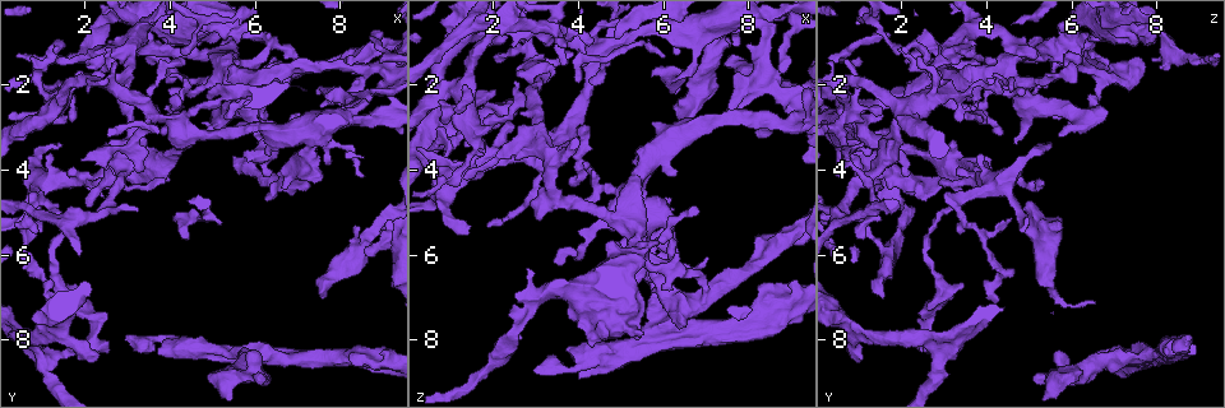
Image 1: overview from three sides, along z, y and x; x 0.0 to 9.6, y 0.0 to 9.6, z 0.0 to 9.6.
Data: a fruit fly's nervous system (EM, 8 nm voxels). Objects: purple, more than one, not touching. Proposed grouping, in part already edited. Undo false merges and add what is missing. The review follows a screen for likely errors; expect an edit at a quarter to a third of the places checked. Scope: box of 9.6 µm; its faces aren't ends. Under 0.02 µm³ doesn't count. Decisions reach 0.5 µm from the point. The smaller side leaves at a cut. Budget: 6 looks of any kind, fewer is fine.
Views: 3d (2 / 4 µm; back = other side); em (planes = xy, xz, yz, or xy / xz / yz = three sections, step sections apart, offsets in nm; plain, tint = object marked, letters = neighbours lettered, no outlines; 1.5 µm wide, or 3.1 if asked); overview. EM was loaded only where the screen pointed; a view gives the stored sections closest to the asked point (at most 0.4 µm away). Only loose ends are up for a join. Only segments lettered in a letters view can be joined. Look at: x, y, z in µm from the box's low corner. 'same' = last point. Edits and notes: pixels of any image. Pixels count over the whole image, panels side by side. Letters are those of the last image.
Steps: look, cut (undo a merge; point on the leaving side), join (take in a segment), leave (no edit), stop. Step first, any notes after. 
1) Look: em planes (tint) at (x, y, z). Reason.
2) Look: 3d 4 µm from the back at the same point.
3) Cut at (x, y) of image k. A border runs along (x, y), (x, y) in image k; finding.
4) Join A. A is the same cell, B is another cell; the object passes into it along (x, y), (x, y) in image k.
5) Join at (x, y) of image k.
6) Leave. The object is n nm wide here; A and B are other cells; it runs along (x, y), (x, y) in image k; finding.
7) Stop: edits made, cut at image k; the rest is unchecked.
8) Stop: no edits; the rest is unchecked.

Look: 3d 2 µm at (0.95, 4.70, 3.40). Sharp bend.

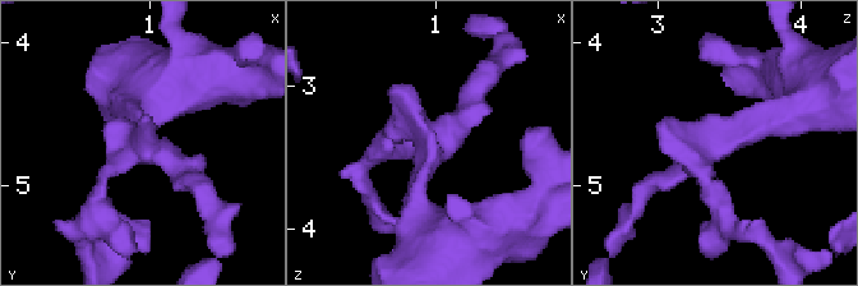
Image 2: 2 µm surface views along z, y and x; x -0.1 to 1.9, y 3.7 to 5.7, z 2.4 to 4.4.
Look: em planes (tint) at (0.98, 4.74, 3.36).

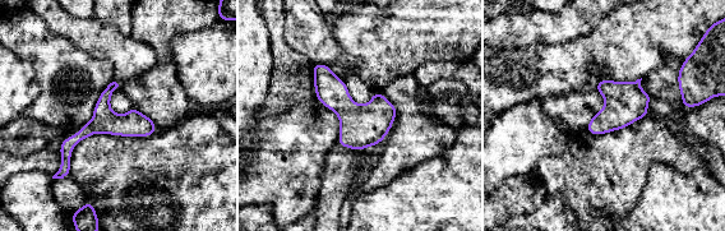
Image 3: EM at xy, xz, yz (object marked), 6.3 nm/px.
Look: em planes (letters) at the same point. What lies round it.

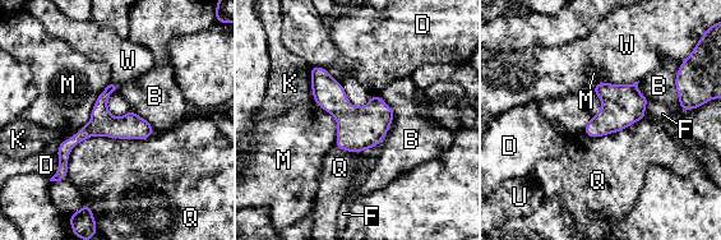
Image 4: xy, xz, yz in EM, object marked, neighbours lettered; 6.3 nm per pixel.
Leave. B, D, F, K, M, Q, U and W are other cells; it runs along (110, 88), (100, 118), (63, 151), (60, 176) in image 4; continuous, no second neuron.

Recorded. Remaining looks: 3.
Look: 3d 2 µm at (4.55, 2.15, 4.40). Thick turns thin.

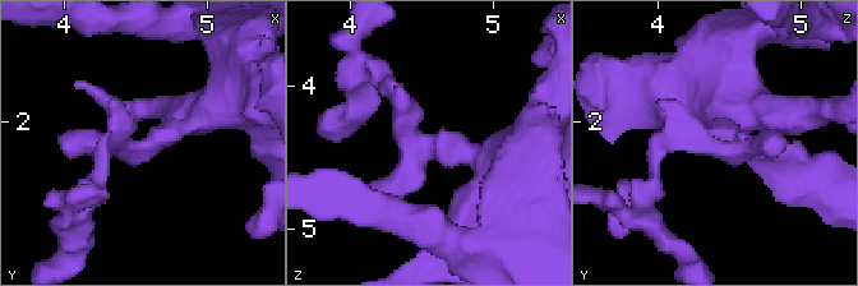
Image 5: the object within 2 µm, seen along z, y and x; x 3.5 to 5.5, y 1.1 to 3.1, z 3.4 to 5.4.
Look: em xz step 8 (plain) at (4.60, 2.12, 4.44).

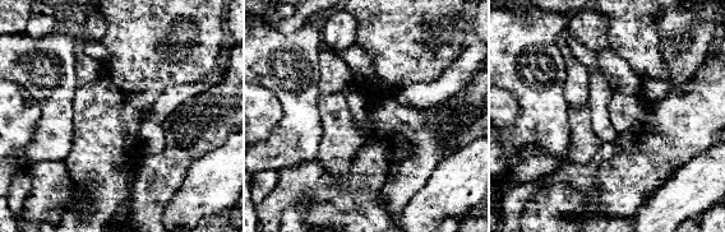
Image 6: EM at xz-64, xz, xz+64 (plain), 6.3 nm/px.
Look: em xz step 8 (letters) at the same point.

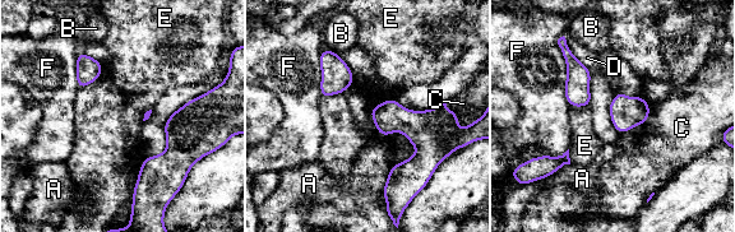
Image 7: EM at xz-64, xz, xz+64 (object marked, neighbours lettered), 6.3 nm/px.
Leave. A, B, C, D, E and F are other cells; a border runs along (396, 98), (370, 108), (383, 135) in image 7; all the same neuron.

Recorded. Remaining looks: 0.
Stop: no edits; the rest is unchecked.

